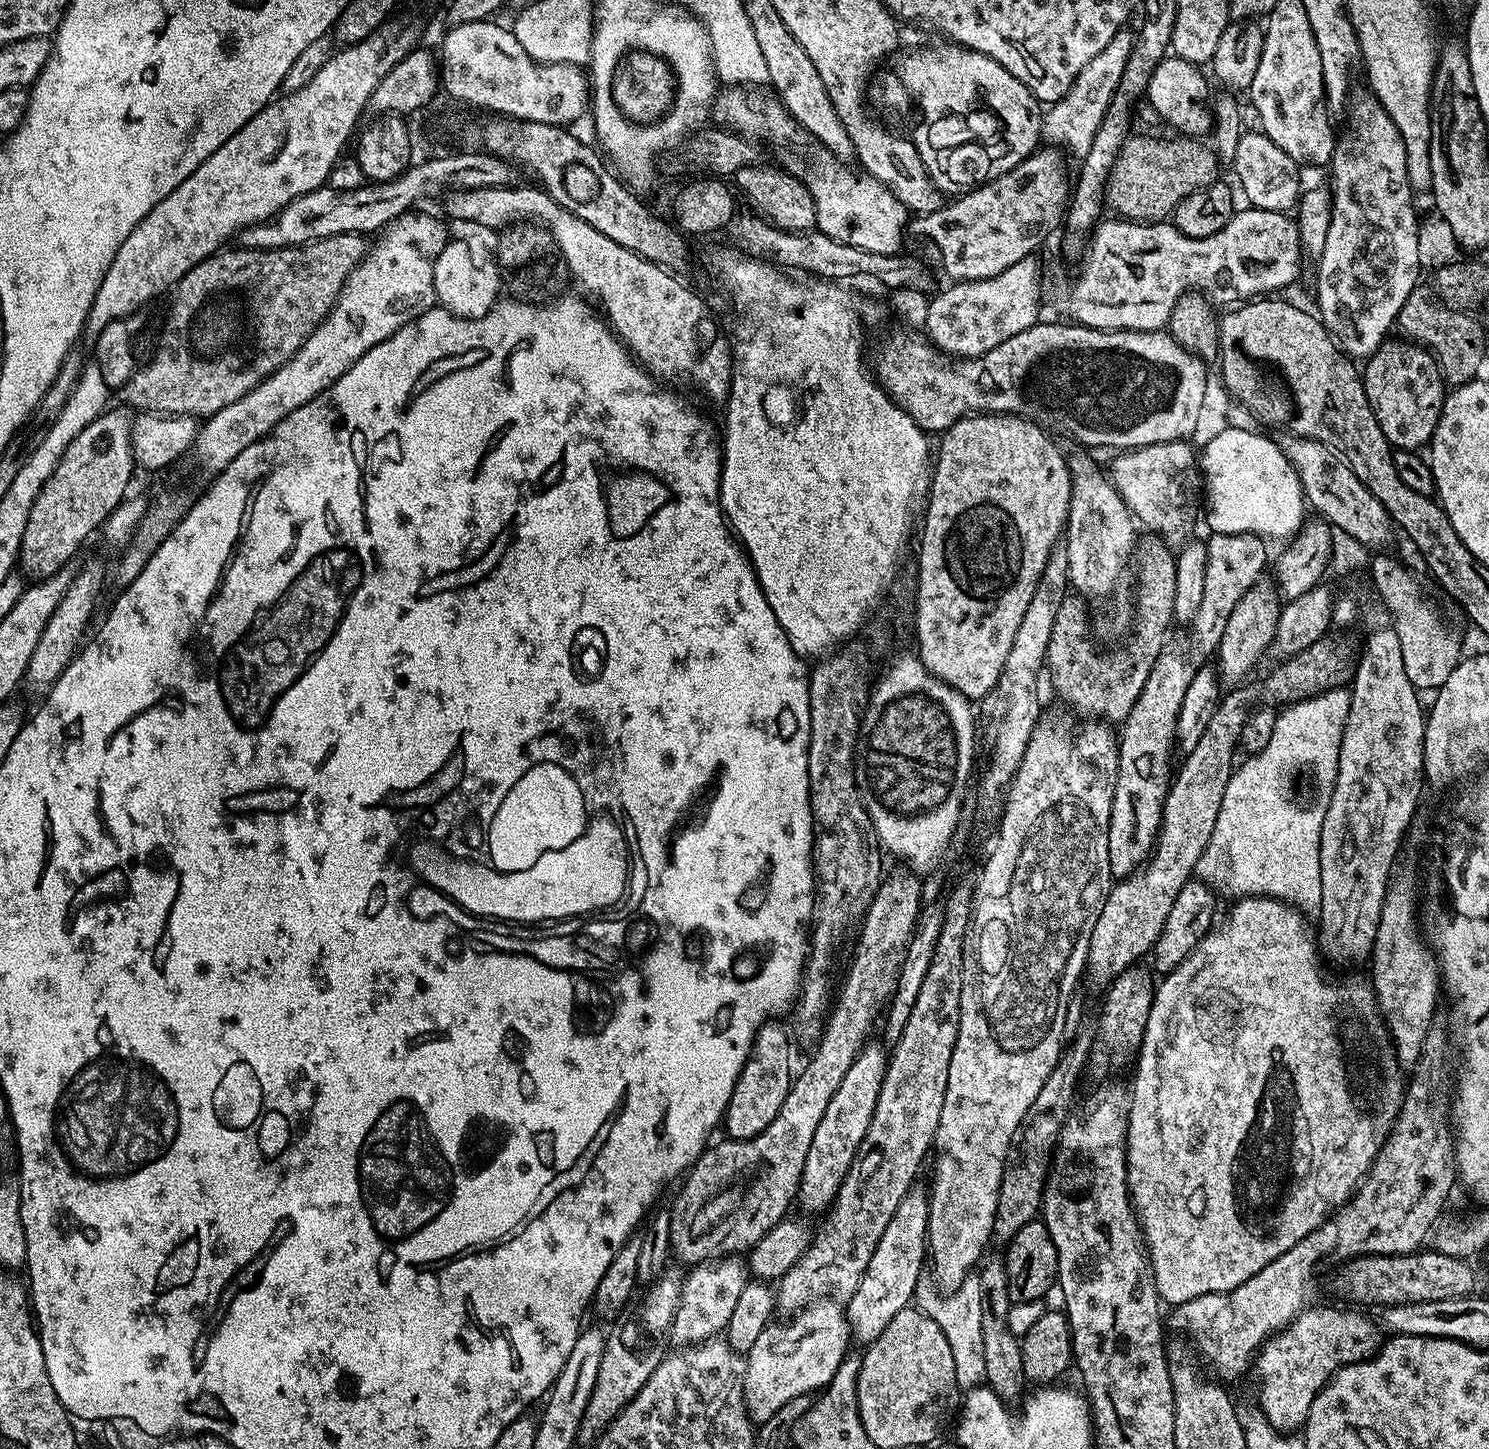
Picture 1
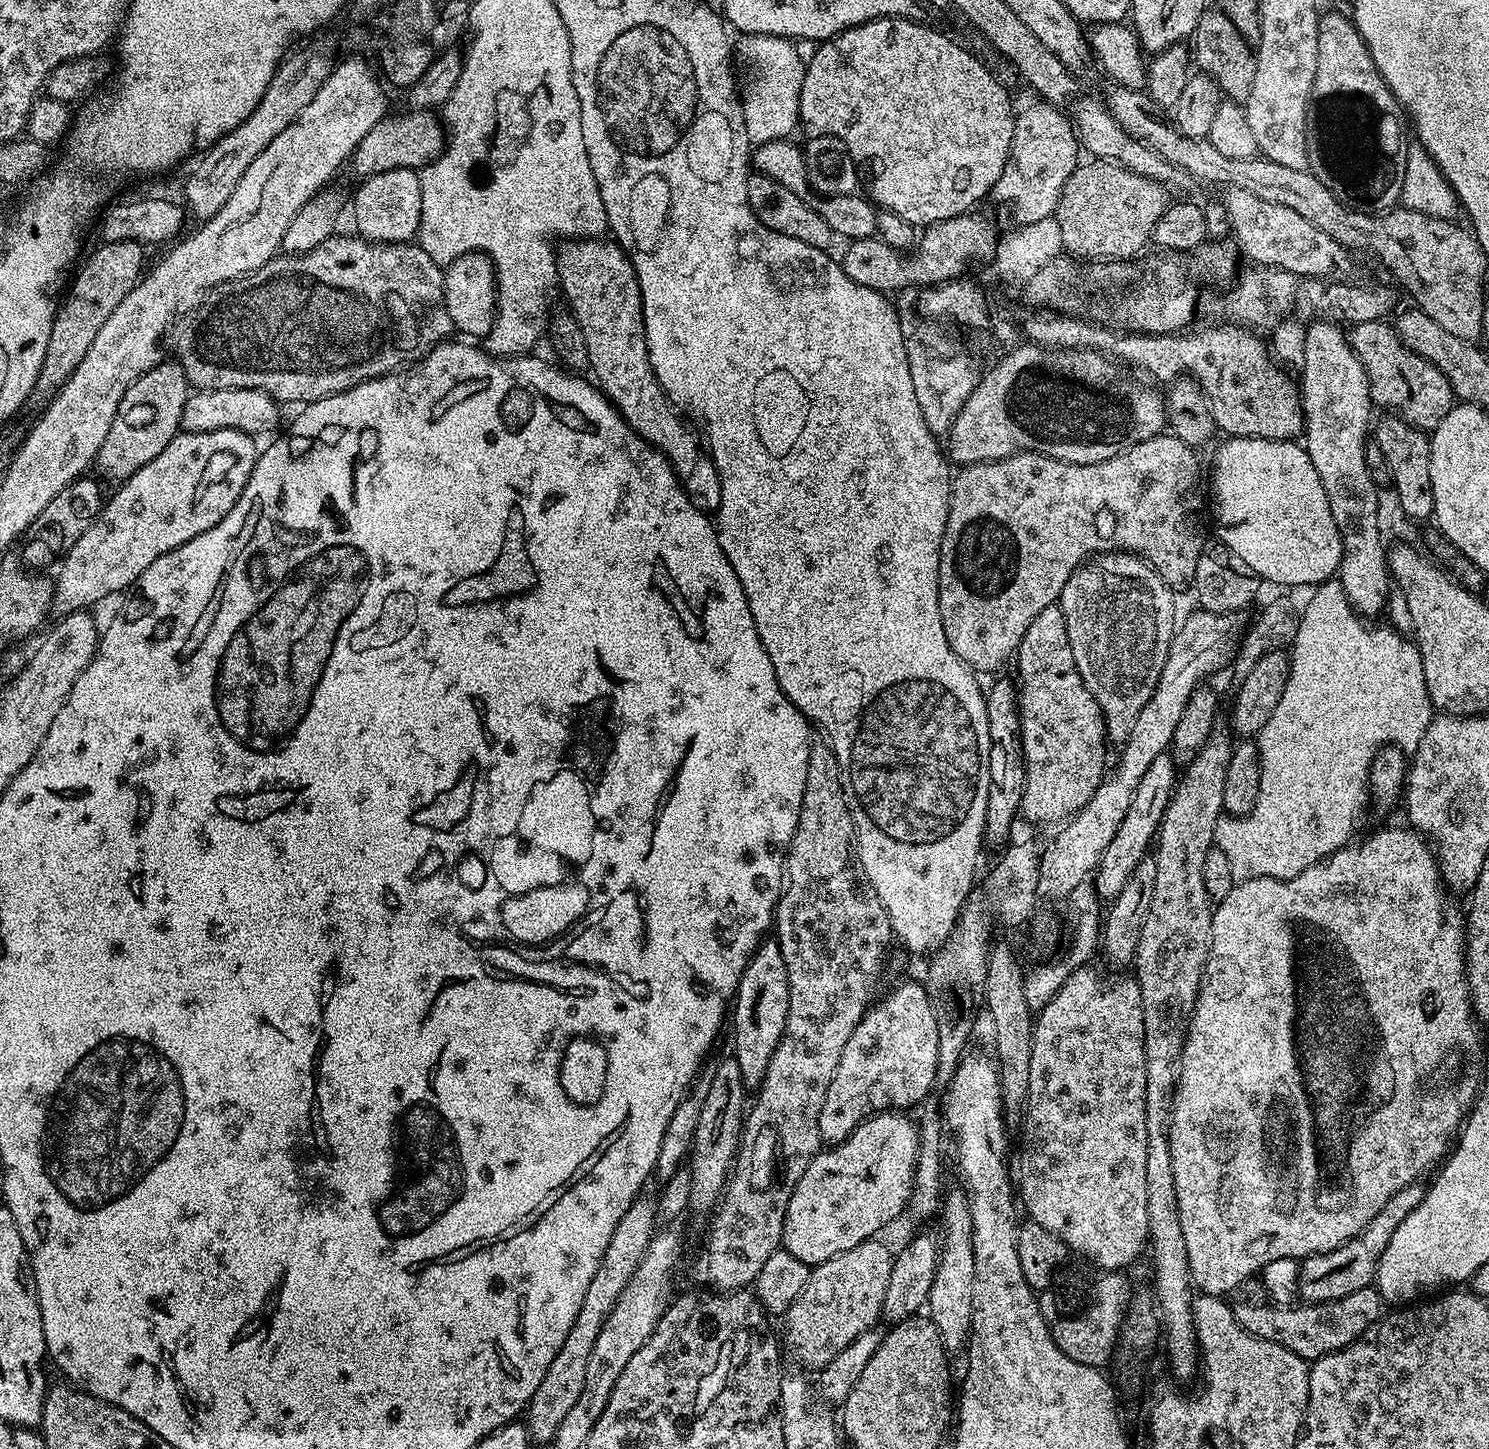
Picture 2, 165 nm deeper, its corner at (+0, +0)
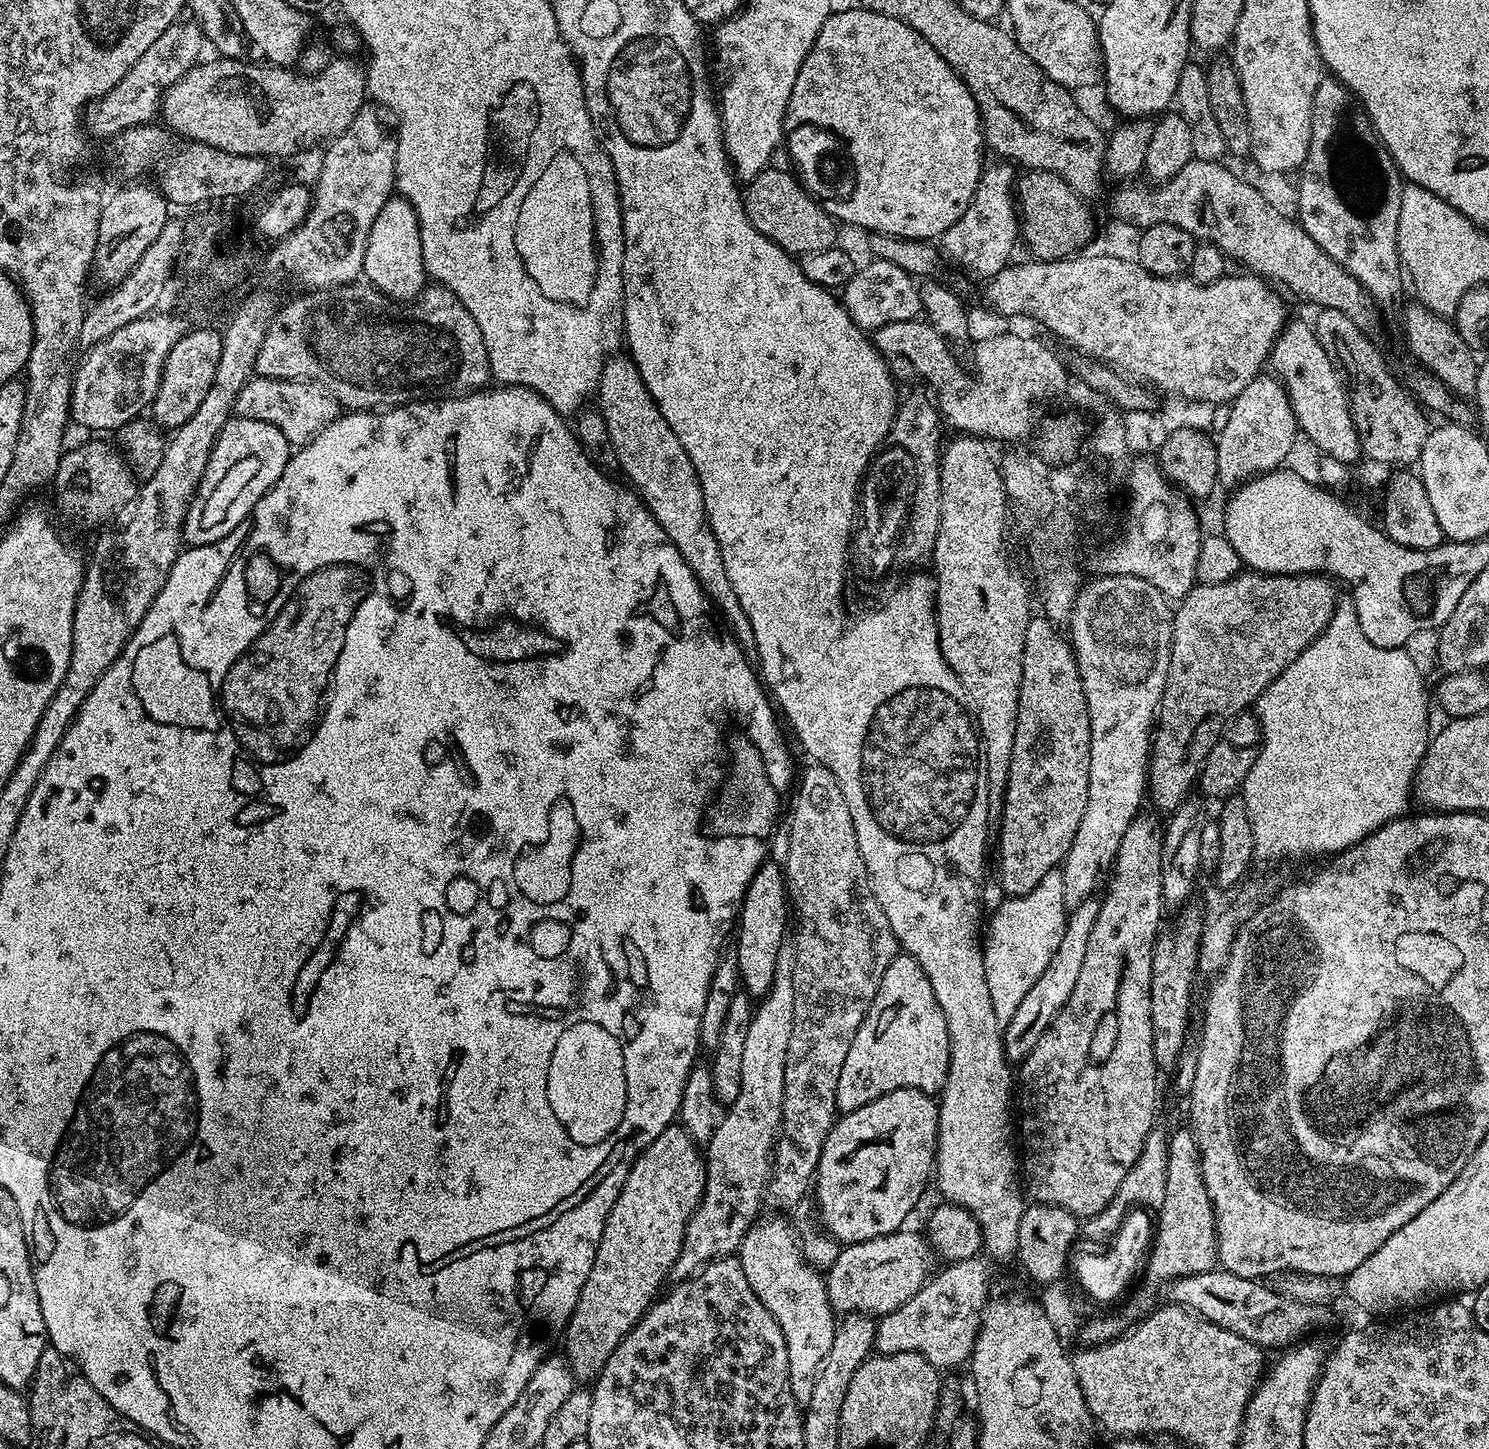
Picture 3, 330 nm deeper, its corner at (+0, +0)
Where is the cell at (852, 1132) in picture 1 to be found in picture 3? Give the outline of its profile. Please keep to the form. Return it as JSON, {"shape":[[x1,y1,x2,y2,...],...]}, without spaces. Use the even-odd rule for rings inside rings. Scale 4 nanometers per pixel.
{"shape":[[898,954,894,962,886,966,886,974,882,974,882,986,878,986,878,994,874,994,874,1002,862,1026,858,1026,854,1042,850,1042,850,1054,846,1054,842,1074,838,1077,836,1111,845,1114,858,1110,891,1091,903,1088,917,1088,929,1094,939,1093,948,1077,950,1056,948,1023,942,1014,942,1006,938,1006,938,998,934,998,930,978,926,978,922,966,913,956]]}

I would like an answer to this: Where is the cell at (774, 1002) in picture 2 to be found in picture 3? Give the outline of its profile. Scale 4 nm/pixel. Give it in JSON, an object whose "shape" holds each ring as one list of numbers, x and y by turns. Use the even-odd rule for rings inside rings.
{"shape":[[765,862,754,874,744,895,744,902,740,905,738,927,734,932,734,936,737,936,734,951,740,967,740,983,743,991,752,998,768,995,774,982,774,970,778,966,780,949,786,944,784,935,788,932,790,897,781,865,772,863]]}

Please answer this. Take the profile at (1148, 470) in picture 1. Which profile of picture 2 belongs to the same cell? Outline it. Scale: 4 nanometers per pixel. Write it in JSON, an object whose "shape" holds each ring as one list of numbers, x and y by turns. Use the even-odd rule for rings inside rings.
{"shape":[[1161,434,1131,444,1118,454,1106,458,1097,464,1071,464,1058,458,1043,456,1041,452,1016,452,1001,460,987,460,985,464,966,464,955,473,952,482,950,510,946,518,946,530,942,534,940,561,938,562,938,610,942,614,942,626,946,630,946,642,958,658,977,673,992,672,1004,664,1004,659,1011,657,1026,634,1026,626,1038,618,1046,606,1057,603,1066,586,1066,582,1089,558,1106,552,1131,552,1134,556,1146,560,1148,565,1164,579,1165,584,1173,590,1179,590,1193,583,1198,570,1198,558,1206,547,1204,532,1200,527,1206,516,1206,492,1200,489,1200,464,1196,461,1197,453,1186,442,1171,434]]}

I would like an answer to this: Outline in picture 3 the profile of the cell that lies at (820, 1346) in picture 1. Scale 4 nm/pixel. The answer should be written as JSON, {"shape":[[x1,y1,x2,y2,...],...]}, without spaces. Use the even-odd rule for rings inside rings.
{"shape":[[901,1230,866,1242,845,1244,838,1254,838,1262,828,1269,826,1283,828,1301,836,1314,864,1312,879,1318,898,1310,902,1302,910,1302,914,1294,929,1279,928,1259,934,1253,925,1237,916,1232]]}

